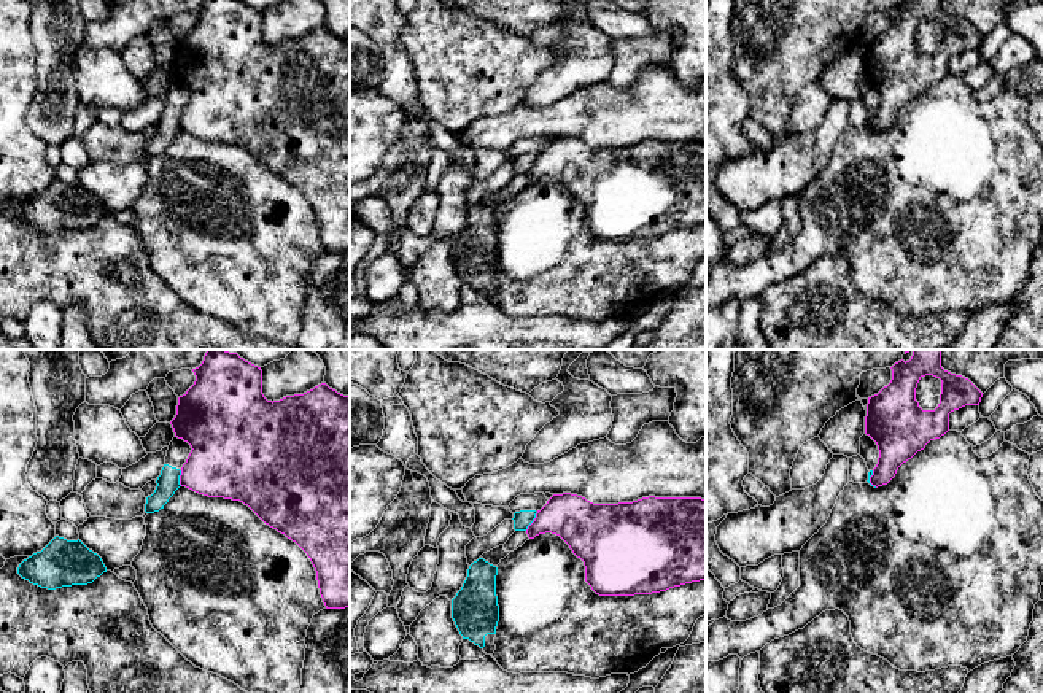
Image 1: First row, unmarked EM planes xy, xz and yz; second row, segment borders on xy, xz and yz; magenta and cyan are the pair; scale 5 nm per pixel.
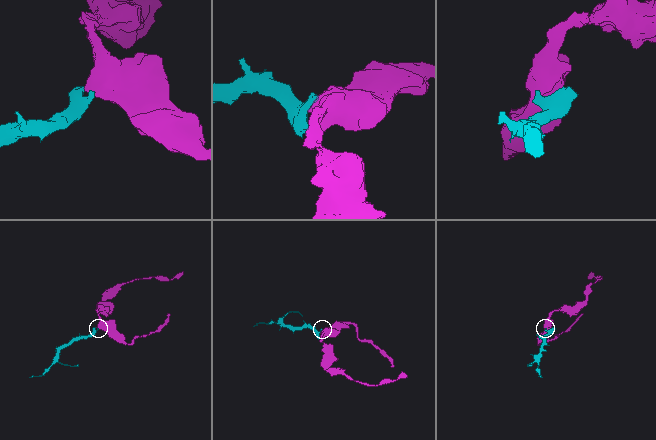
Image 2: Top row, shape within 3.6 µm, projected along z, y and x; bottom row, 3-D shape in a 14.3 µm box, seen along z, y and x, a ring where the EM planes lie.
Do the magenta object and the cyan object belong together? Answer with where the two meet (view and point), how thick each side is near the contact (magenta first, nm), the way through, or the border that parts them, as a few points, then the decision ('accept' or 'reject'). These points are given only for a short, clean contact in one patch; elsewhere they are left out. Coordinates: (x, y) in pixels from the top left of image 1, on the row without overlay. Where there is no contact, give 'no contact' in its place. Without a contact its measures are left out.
xz (533, 166) | 240/90 nm | along xz (538, 156), (525, 174) | reject

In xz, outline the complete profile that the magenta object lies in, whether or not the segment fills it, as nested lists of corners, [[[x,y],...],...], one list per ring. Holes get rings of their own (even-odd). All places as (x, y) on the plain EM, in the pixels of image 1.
[[[553,138],[537,154],[526,178],[560,180],[584,205],[585,226],[599,240],[634,240],[706,224],[706,145],[701,141],[642,141],[593,148],[582,140]]]

